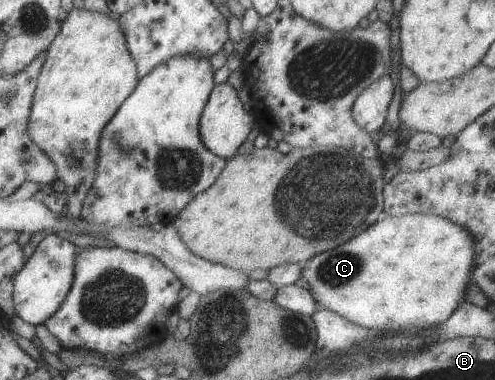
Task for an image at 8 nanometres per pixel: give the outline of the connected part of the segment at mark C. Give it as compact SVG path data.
M428 214L384 216L356 237L332 249L314 254L301 264L300 275L308 284L312 299L351 324L371 330L413 327L426 330L446 321L466 299L464 291L472 283L475 247L471 235L450 220Z

